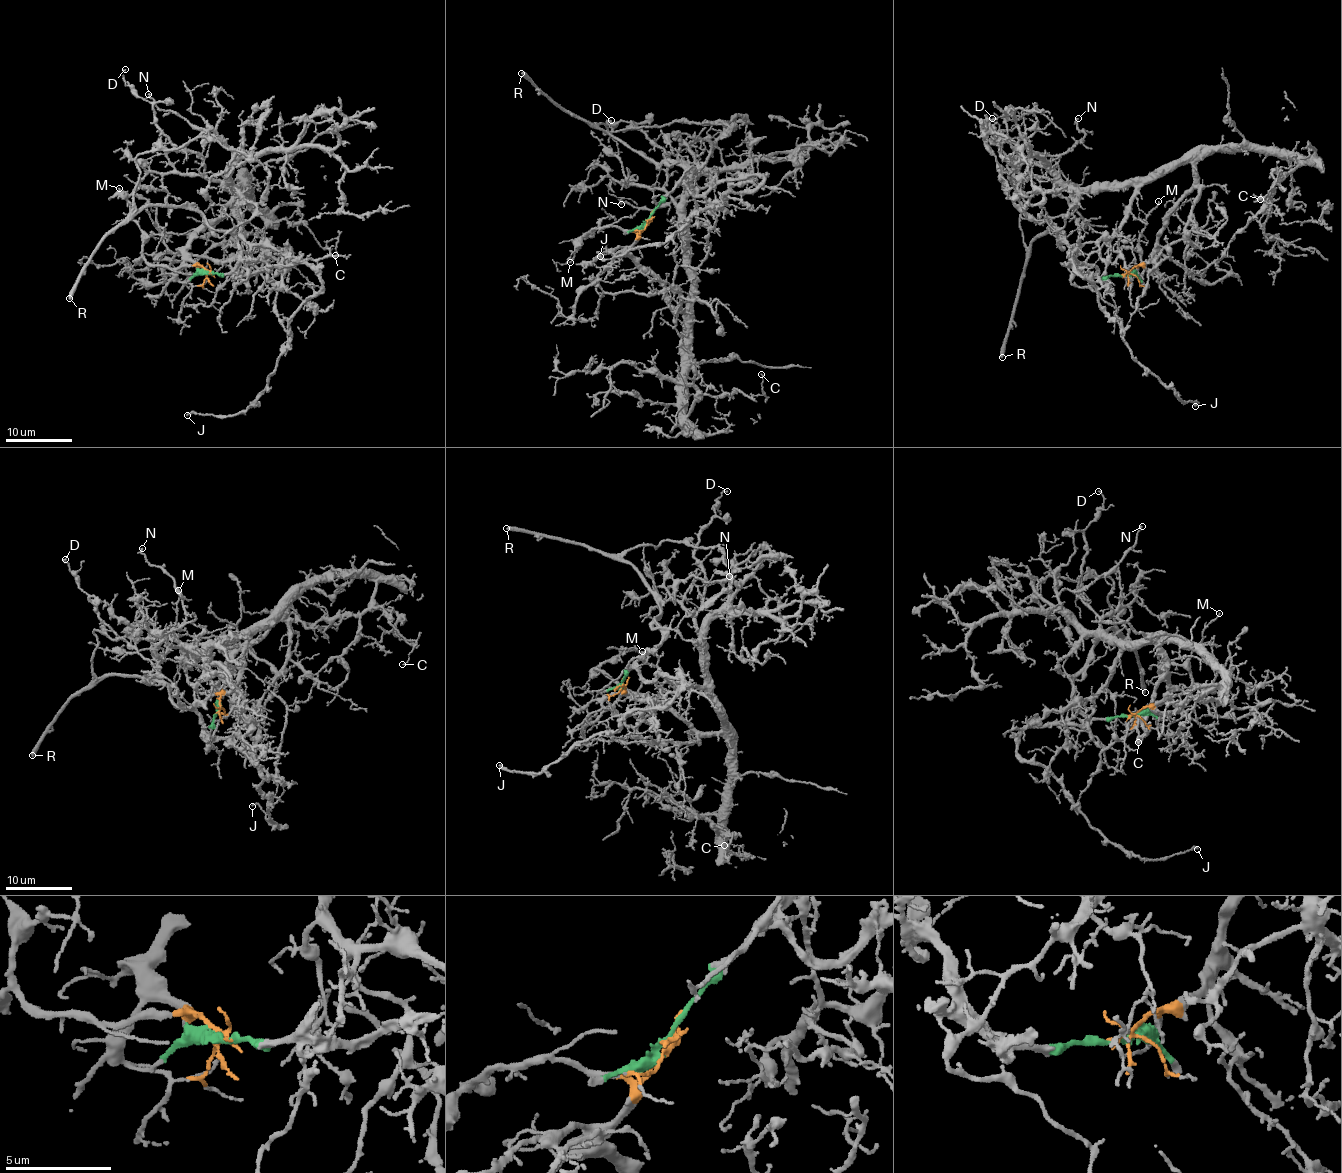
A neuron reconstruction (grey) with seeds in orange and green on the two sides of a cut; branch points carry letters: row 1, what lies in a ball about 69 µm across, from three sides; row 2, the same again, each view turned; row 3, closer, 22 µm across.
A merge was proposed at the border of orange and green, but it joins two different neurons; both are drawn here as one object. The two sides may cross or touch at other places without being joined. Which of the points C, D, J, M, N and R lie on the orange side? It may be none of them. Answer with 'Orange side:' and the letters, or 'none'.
Orange side: C, D, M, N

